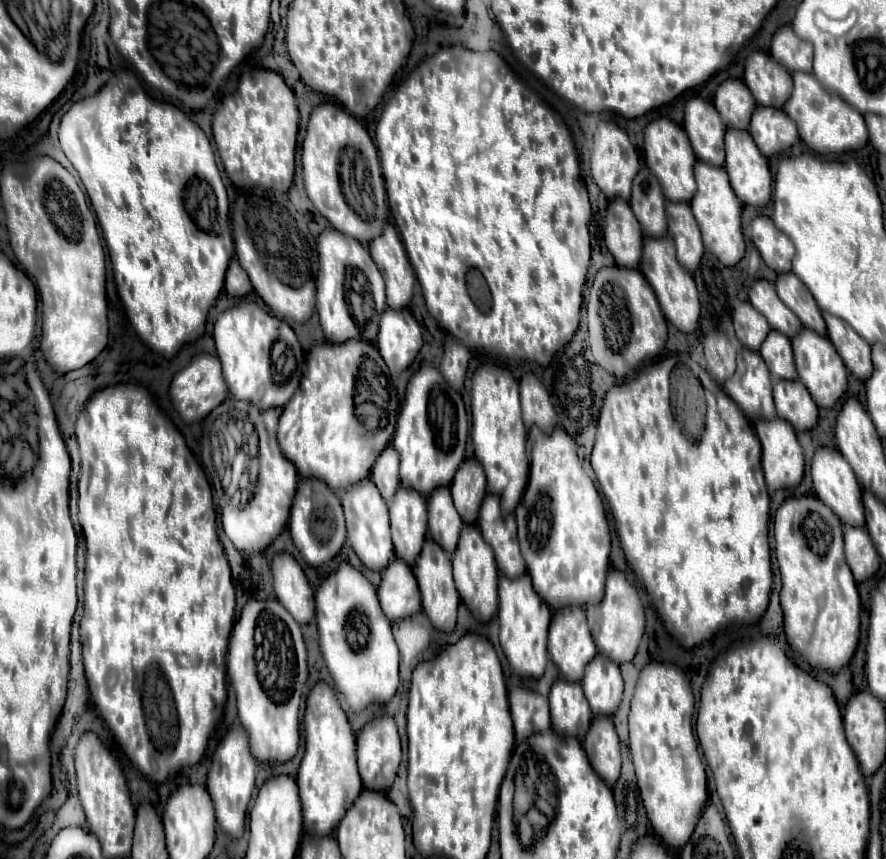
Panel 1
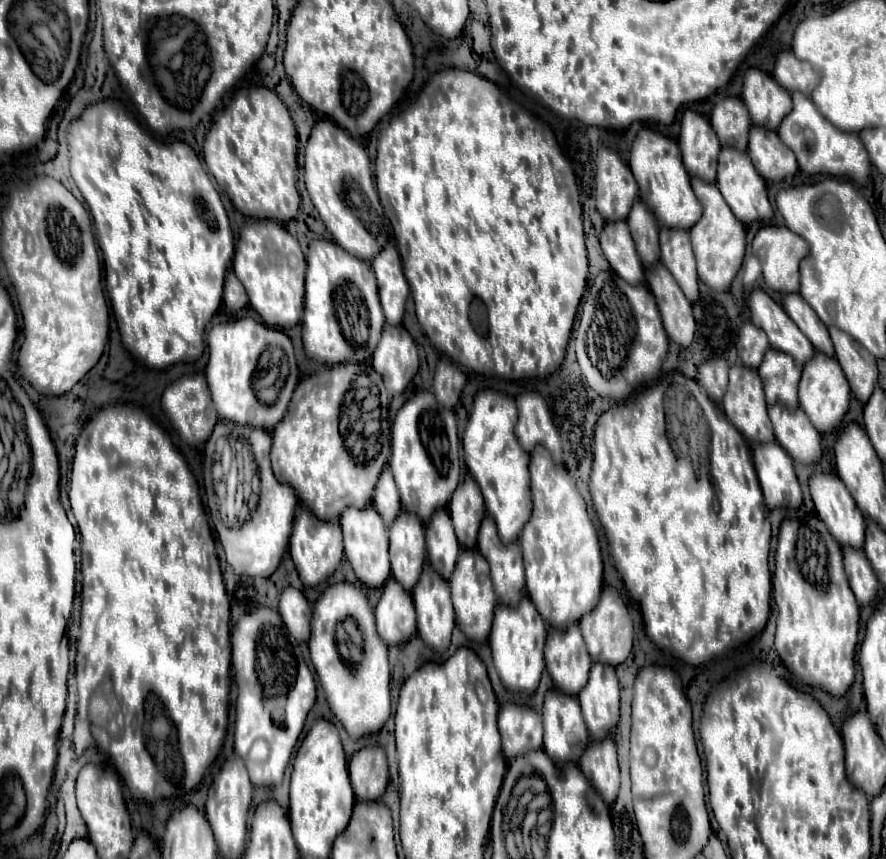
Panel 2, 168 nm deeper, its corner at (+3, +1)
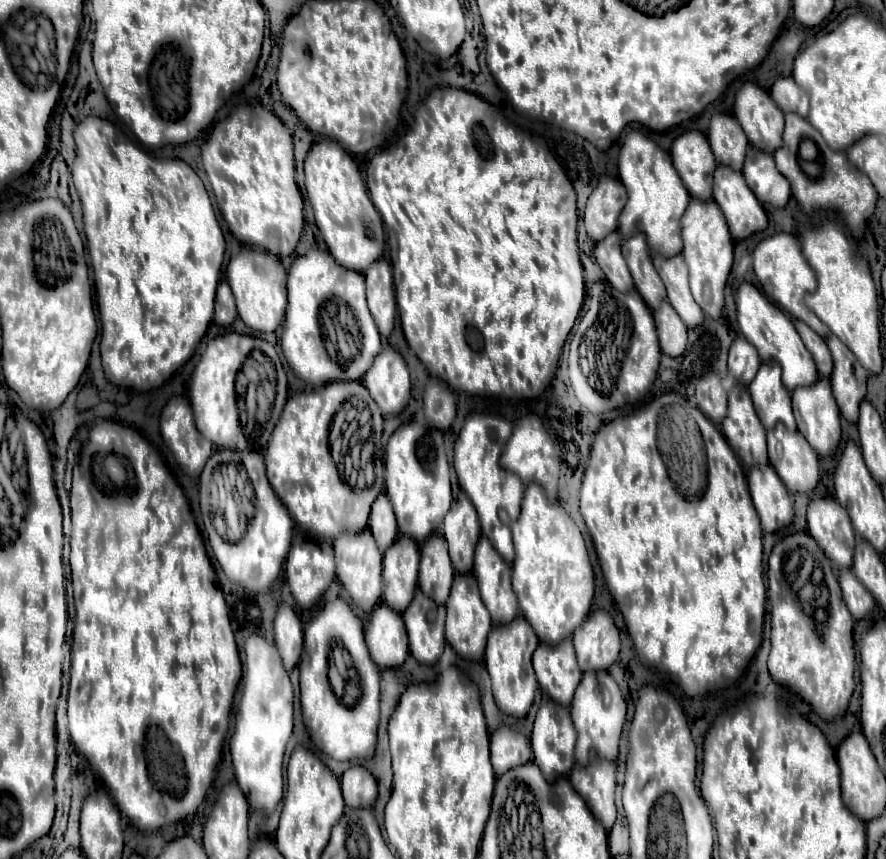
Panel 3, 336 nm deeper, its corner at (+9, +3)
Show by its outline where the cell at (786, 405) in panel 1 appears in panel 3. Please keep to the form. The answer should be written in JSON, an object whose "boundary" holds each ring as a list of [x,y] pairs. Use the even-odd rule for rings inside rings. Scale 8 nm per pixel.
{"boundary":[[[783,424],[767,430],[769,462],[785,482],[787,490],[807,492],[819,482],[819,456],[799,430],[789,432]]]}

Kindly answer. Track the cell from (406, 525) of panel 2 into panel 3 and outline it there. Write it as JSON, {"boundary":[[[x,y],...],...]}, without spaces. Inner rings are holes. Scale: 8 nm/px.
{"boundary":[[[397,536],[383,556],[383,600],[397,612],[405,612],[417,588],[419,544]]]}

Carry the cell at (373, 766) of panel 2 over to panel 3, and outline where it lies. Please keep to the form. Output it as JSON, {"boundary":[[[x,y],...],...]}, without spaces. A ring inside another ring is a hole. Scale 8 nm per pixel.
{"boundary":[[[351,766],[341,776],[341,790],[347,808],[371,808],[377,798],[377,780],[369,770]]]}

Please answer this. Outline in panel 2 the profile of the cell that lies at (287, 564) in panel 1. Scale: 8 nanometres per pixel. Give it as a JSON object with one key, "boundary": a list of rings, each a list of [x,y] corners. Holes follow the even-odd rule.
{"boundary":[[[287,586],[283,590],[281,600],[279,600],[279,614],[281,614],[287,630],[295,636],[297,642],[307,642],[309,640],[311,606],[297,588]]]}

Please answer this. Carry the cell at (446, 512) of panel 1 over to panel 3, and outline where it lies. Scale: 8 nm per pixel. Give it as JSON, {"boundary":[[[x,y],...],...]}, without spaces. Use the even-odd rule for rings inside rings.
{"boundary":[[[441,534],[429,536],[429,540],[421,544],[419,588],[435,602],[445,604],[453,576],[455,572],[449,560],[449,552],[445,548],[445,538]]]}

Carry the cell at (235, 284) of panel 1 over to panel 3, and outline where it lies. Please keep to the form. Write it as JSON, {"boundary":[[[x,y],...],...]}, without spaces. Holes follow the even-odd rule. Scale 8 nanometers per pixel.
{"boundary":[[[223,278],[217,286],[217,298],[215,298],[215,322],[219,326],[229,326],[237,318],[237,308],[233,300],[233,292]]]}

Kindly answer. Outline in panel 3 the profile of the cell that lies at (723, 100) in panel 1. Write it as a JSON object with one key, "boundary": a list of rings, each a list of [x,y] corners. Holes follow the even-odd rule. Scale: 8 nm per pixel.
{"boundary":[[[715,114],[709,124],[709,144],[715,154],[717,164],[725,164],[733,170],[743,168],[745,150],[749,140],[745,132],[741,132],[741,124],[737,124],[735,116],[731,114]]]}

